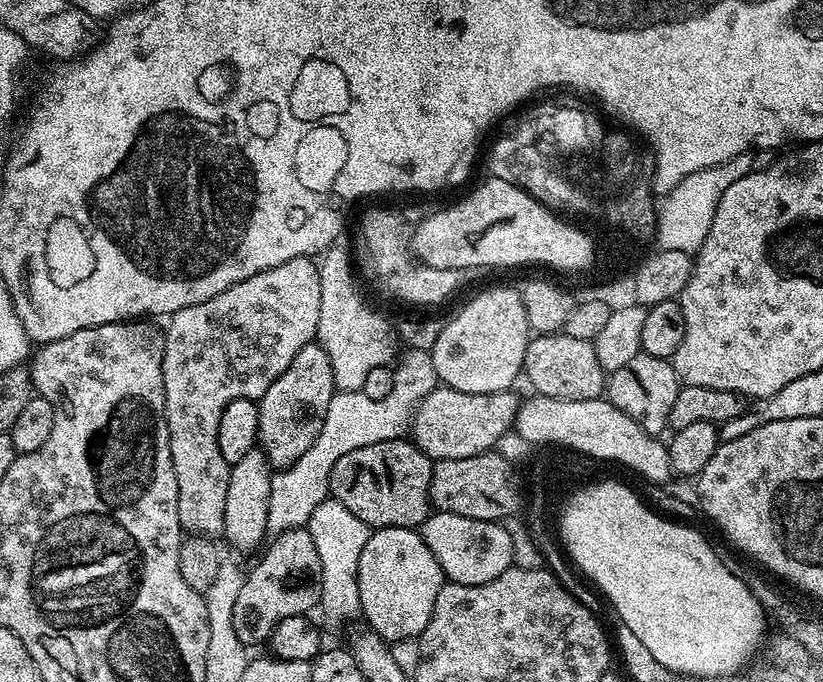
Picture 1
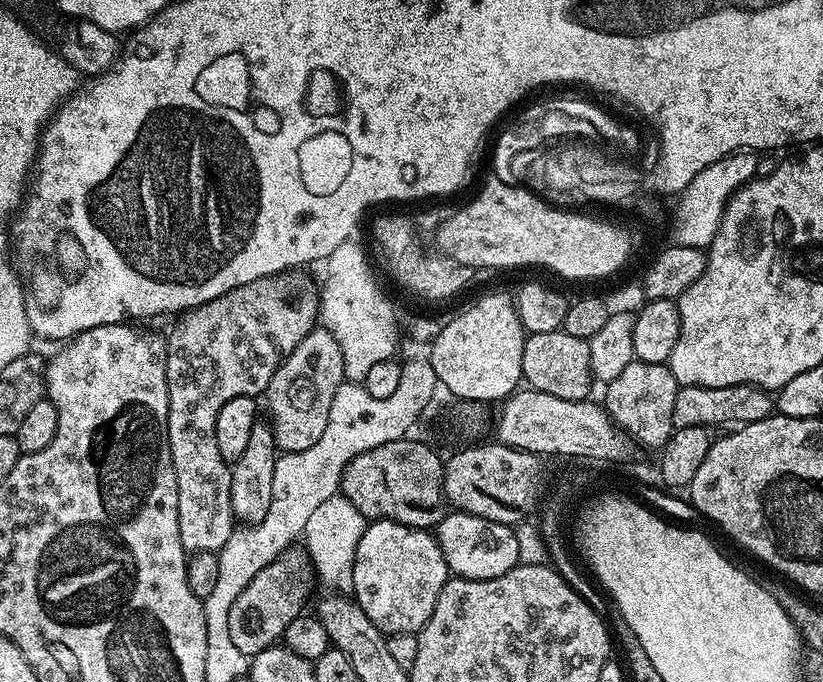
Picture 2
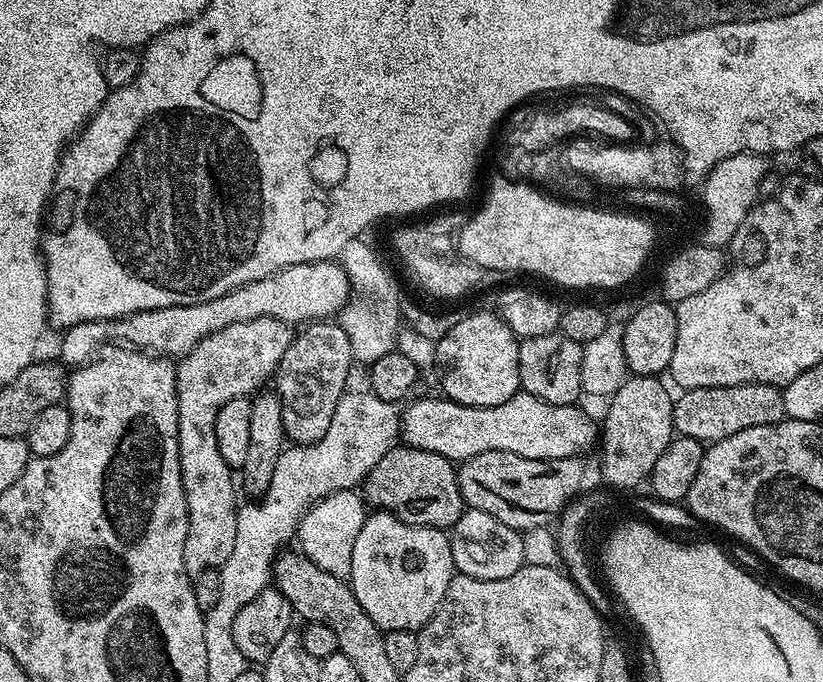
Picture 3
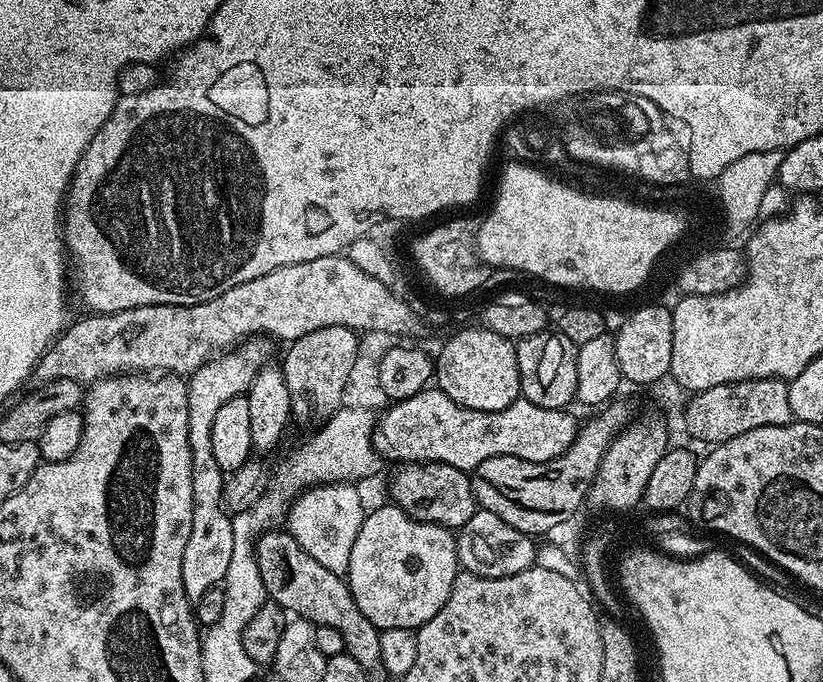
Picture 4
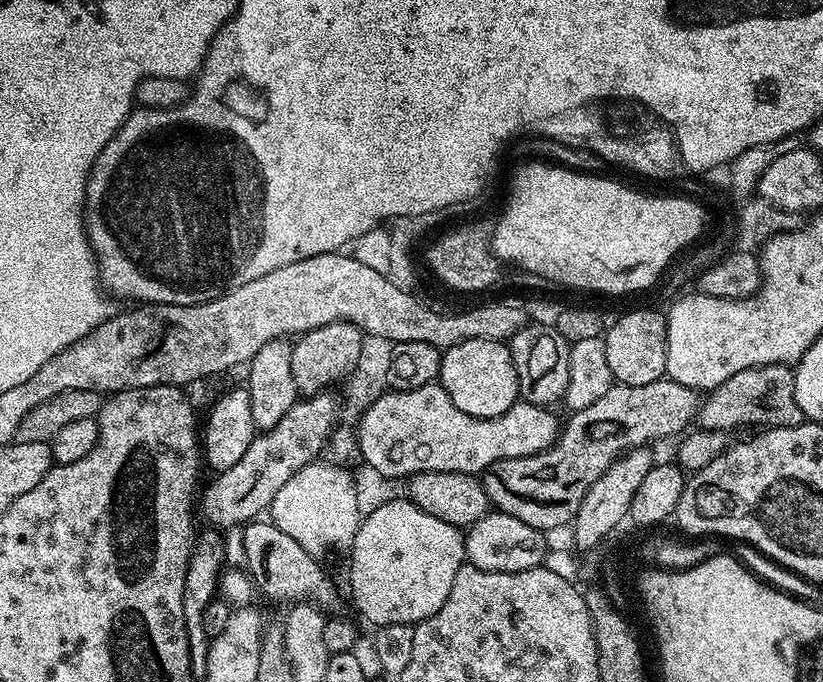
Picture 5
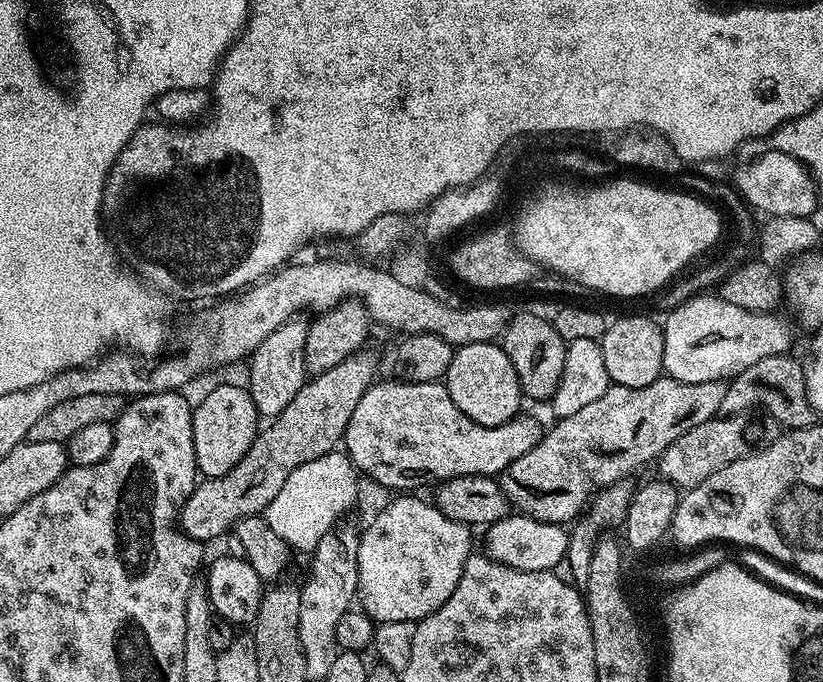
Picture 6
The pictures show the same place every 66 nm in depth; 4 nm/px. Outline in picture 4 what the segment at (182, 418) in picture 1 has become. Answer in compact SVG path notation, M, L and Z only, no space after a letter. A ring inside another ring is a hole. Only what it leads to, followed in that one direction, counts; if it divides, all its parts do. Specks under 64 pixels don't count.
M249 338L235 348L203 364L197 372L187 377L188 385L188 437L192 451L192 529L186 542L186 554L182 554L182 586L189 600L195 602L206 590L223 585L230 570L230 558L234 558L234 523L224 504L226 473L214 458L214 445L210 442L210 430L214 430L214 417L218 409L230 398L242 396L254 382L254 378L269 363L269 341Z

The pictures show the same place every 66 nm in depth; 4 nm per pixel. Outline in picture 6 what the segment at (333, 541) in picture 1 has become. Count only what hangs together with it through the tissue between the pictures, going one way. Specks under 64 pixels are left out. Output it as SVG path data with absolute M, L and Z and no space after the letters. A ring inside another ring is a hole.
M329 454L298 466L264 509L264 520L278 538L286 541L289 549L296 551L297 548L304 554L311 554L324 535L347 517L344 515L351 510L360 492L359 479L361 477L347 454Z

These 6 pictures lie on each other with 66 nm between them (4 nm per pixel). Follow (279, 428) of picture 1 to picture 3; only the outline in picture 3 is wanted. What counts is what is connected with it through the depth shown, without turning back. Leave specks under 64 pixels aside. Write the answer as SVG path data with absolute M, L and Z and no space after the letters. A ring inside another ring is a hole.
M312 322L293 335L292 345L286 354L282 354L282 362L276 367L274 377L274 391L282 402L284 435L293 445L313 444L322 438L322 434L326 434L330 418L334 418L335 407L349 387L348 375L352 372L352 364L354 357L350 350L350 338L346 338L346 332L339 322Z

